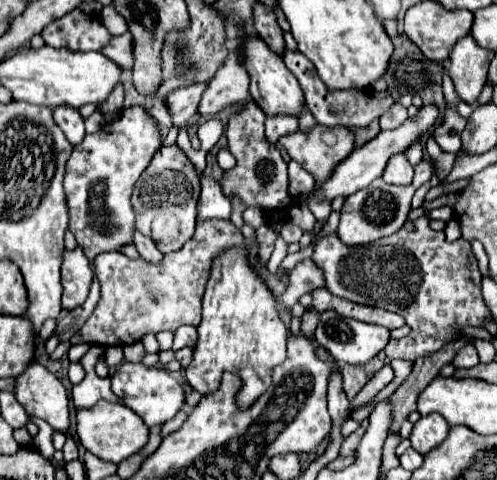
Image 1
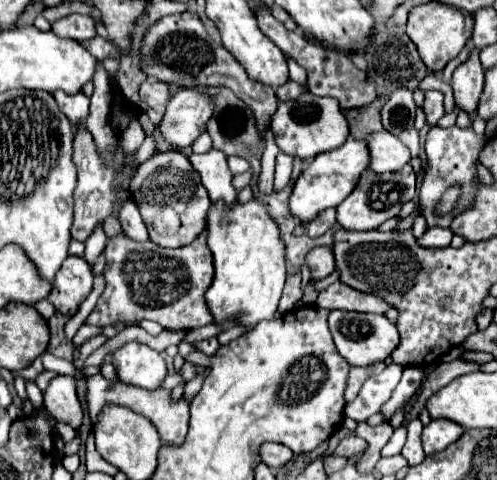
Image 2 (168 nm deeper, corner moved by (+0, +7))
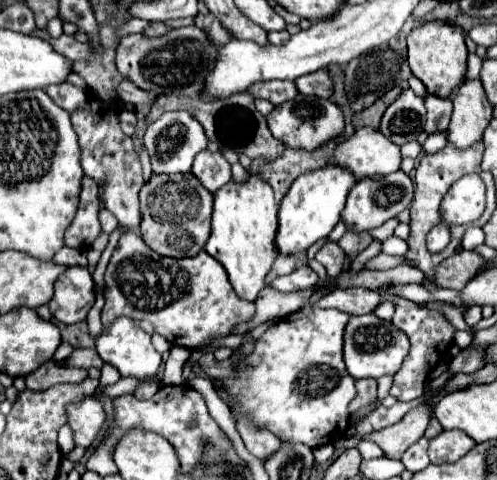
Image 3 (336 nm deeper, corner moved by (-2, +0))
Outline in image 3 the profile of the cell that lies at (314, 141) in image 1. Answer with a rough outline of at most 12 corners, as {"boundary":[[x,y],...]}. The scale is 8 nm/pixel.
{"boundary":[[314,95],[276,105],[268,129],[316,149],[344,131],[338,105]]}

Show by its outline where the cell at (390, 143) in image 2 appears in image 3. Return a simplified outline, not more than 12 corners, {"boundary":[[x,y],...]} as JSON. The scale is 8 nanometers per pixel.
{"boundary":[[360,127],[340,141],[332,163],[356,179],[400,169],[388,137]]}

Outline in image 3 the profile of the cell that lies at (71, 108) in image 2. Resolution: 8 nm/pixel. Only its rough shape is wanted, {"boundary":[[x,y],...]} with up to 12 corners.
{"boundary":[[68,83],[48,85],[54,103],[72,113],[88,99],[84,89]]}

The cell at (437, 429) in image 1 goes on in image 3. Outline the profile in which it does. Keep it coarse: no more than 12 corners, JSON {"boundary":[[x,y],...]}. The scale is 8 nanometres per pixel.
{"boundary":[[462,431],[430,439],[430,461],[456,463],[476,445]]}

